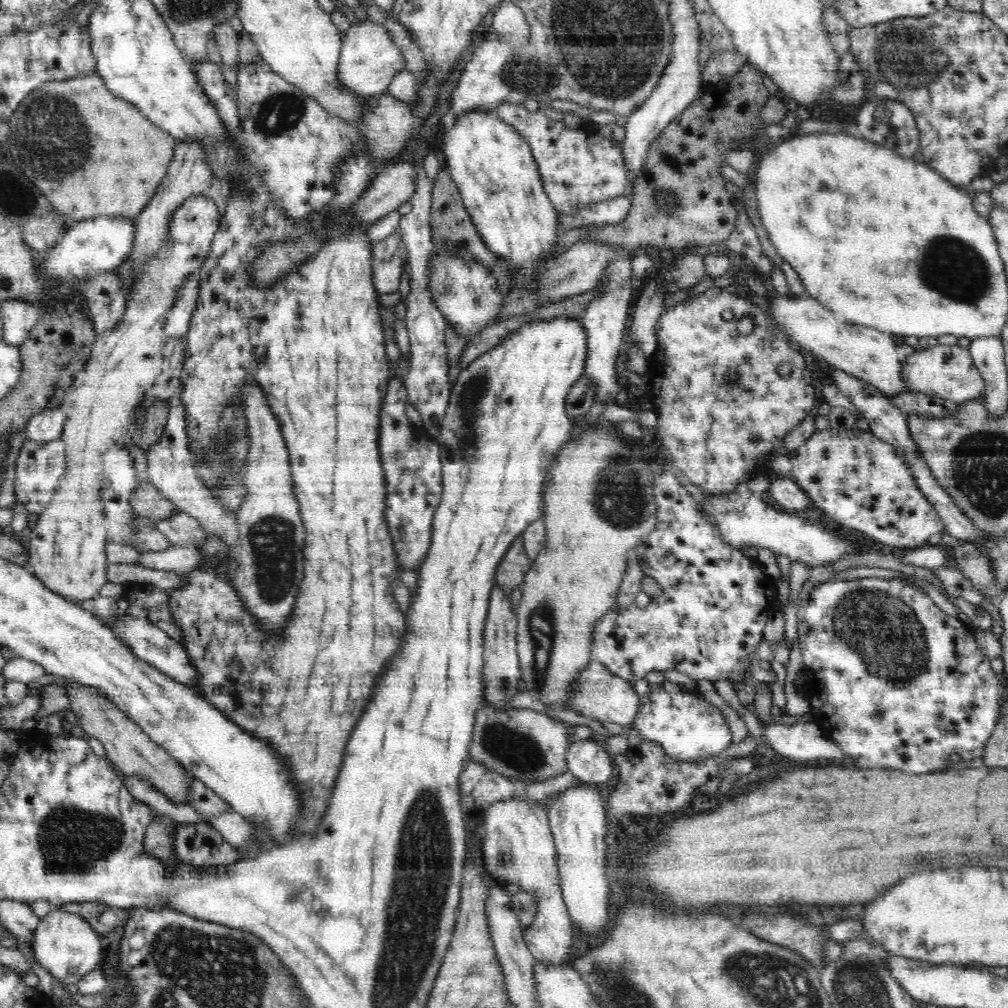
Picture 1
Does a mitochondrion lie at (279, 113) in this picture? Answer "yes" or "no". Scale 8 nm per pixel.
yes

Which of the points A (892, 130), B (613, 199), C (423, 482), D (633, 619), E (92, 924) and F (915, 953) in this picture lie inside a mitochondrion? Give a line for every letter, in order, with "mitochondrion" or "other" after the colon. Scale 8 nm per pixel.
A: other
B: other
C: other
D: other
E: other
F: other

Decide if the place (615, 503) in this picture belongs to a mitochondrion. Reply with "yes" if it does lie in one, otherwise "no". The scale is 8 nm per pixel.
yes

